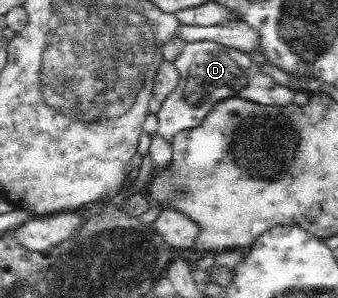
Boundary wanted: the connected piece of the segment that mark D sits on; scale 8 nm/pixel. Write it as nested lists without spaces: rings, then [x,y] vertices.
[[[214,41],[186,42],[183,51],[172,64],[179,72],[179,83],[156,113],[158,126],[155,135],[166,143],[172,143],[172,137],[181,130],[201,125],[215,104],[231,97],[240,97],[252,103],[272,107],[283,107],[293,103],[295,91],[278,84],[271,76],[264,74],[258,66],[259,59],[247,52],[225,47]]]

